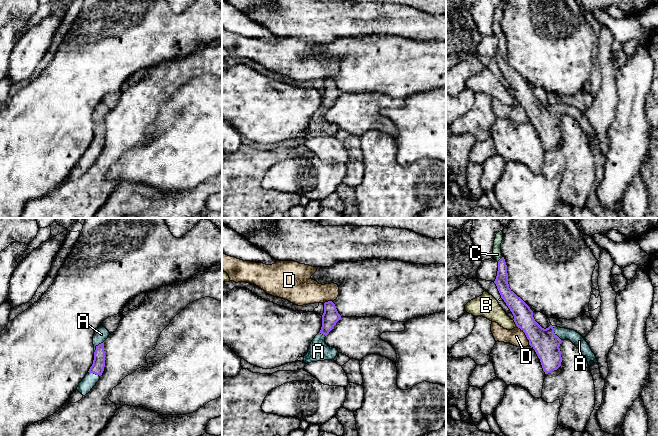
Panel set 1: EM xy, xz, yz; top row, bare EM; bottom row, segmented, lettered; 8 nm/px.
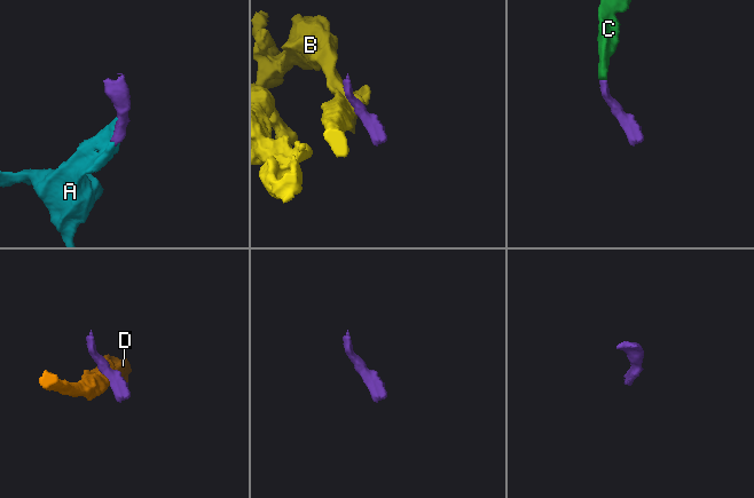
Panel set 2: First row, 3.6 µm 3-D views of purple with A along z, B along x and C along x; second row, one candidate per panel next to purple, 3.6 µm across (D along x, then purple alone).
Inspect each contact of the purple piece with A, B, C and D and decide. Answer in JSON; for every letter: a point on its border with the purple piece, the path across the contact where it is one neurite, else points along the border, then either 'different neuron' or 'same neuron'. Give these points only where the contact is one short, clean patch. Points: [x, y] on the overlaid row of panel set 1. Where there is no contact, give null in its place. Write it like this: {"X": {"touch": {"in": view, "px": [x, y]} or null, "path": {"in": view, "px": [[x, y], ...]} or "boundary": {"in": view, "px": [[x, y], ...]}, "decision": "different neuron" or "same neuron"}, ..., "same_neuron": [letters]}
{"A": {"touch": {"in": "yz", "px": [554, 333]}, "path": {"in": "yz", "px": [[546, 344], [554, 333], [570, 334], [579, 341]]}, "decision": "same neuron"}, "B": {"touch": {"in": "yz", "px": [514, 321]}, "boundary": {"in": "yz", "px": [[513, 319], [516, 325]]}, "decision": "different neuron"}, "C": {"touch": {"in": "yz", "px": [500, 259]}, "path": {"in": "yz", "px": [[501, 281], [500, 259], [497, 254]]}, "decision": "same neuron"}, "D": {"touch": {"in": "yz", "px": [526, 336]}, "boundary": {"in": "yz", "px": [[518, 327], [524, 333], [529, 344]]}, "decision": "different neuron"}, "same_neuron": ["A", "C"]}

